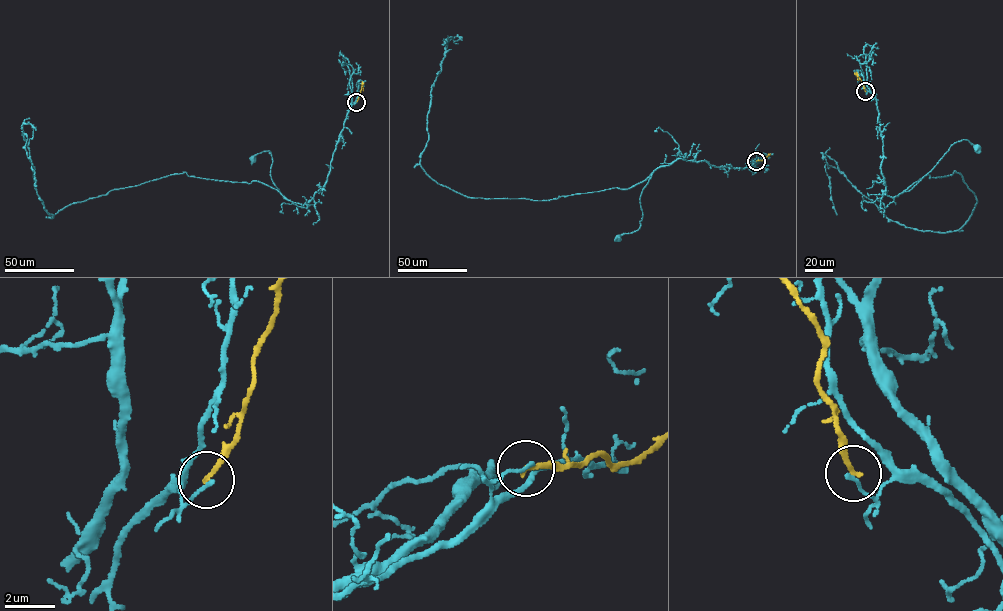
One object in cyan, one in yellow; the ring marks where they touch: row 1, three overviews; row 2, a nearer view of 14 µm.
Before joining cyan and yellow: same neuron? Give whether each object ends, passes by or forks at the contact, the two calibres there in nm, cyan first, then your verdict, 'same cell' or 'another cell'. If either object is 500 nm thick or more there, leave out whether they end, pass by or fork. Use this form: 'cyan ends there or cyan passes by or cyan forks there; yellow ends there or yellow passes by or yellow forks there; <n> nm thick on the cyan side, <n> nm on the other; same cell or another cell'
cyan ends there; yellow ends there; 150 nm thick on the cyan side, 200 nm on the other; another cell

